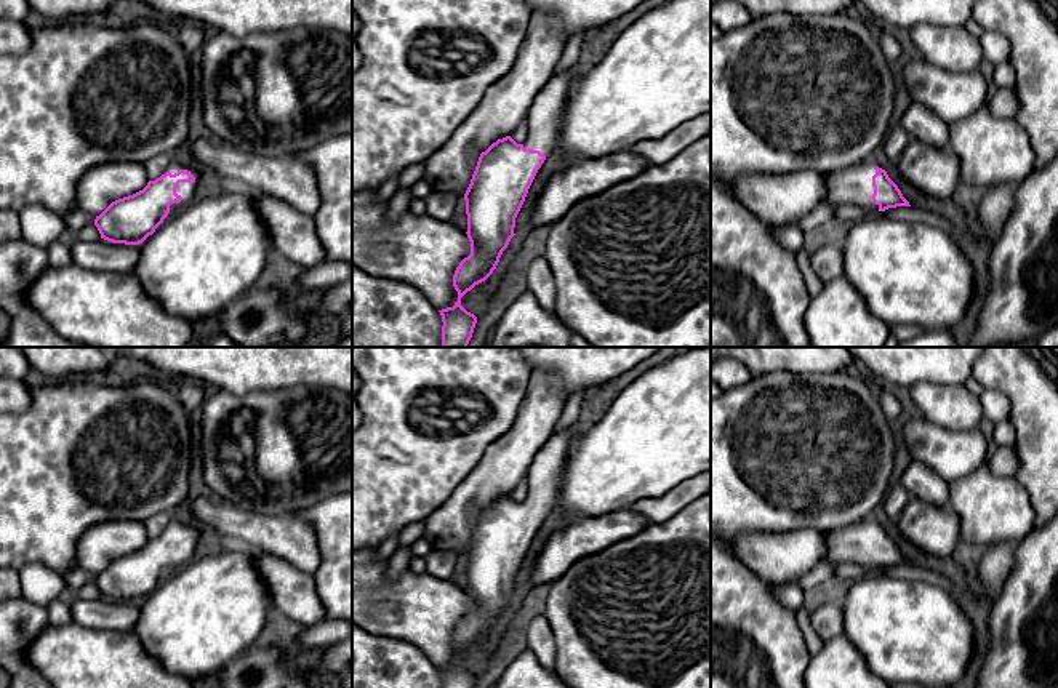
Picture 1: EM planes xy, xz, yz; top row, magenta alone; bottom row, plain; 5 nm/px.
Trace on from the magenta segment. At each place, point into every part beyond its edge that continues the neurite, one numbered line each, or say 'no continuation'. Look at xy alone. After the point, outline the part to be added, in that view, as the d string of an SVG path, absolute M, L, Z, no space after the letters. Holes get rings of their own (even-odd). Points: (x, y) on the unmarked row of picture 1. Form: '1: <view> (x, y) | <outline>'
1: xy (184, 548) | M179 523L179 525L173 525L170 528L171 533L178 531L179 528L187 528L194 536L195 541L189 542L189 541L179 541L176 544L176 552L182 555L181 560L171 562L170 563L170 570L178 570L186 566L190 560L192 560L192 554L194 554L194 547L198 544L200 541L200 526L195 523Z

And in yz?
1: yz (853, 543) | M863 520L836 530L826 530L828 557L831 562L852 562L871 570L879 570L879 563L872 560L872 534L876 525Z

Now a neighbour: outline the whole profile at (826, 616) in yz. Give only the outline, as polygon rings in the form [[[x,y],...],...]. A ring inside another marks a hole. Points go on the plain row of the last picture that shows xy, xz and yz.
[[[821,597],[820,600],[812,600],[807,616],[816,635],[824,642],[844,634],[844,610],[836,598]]]

